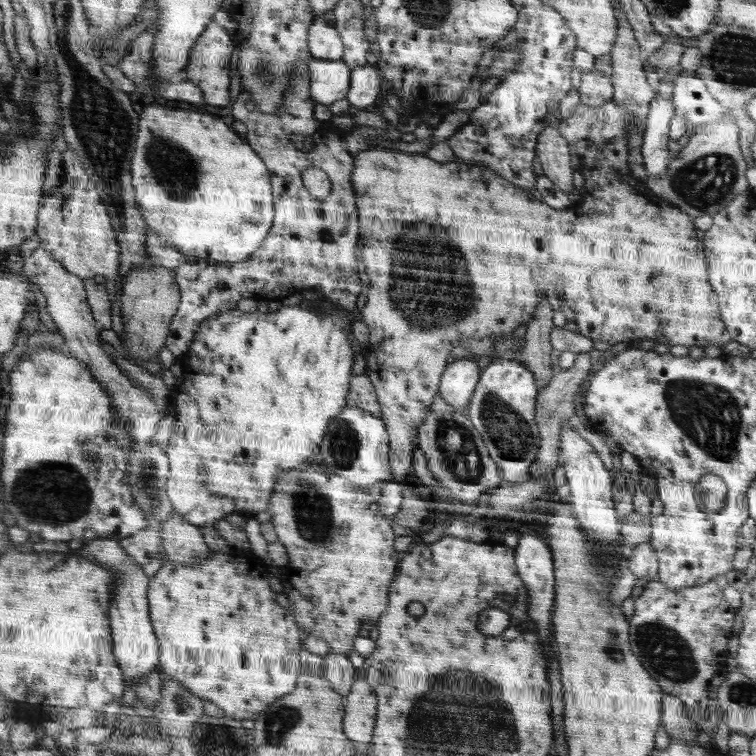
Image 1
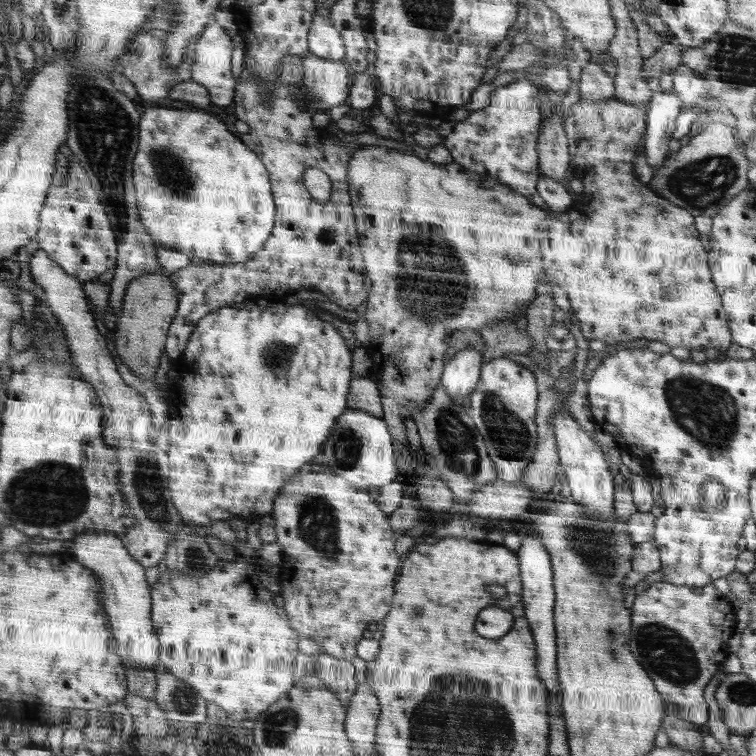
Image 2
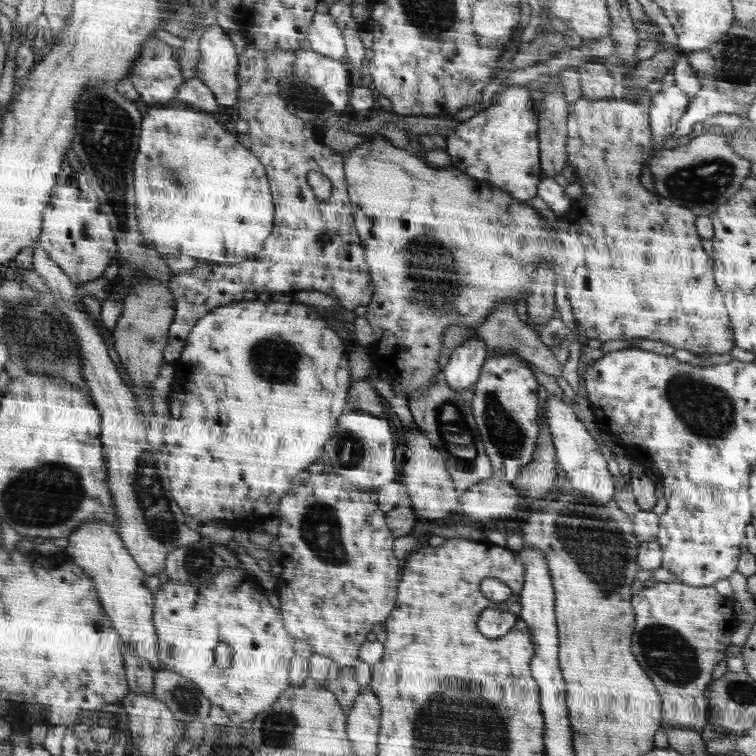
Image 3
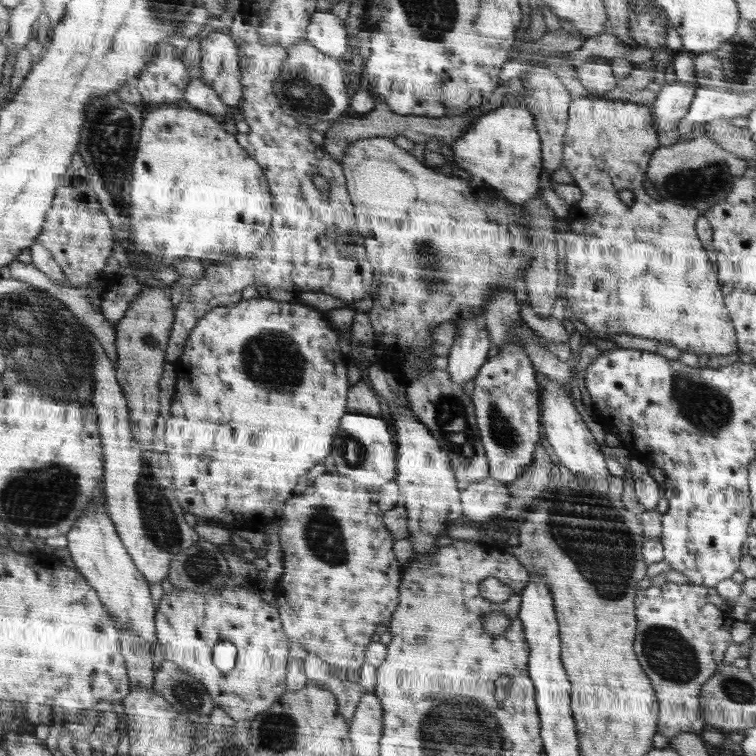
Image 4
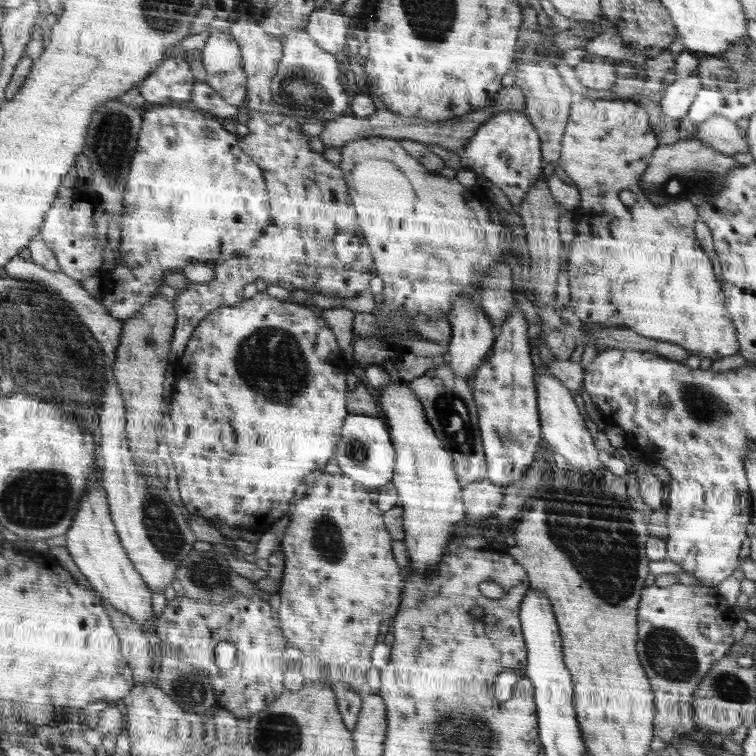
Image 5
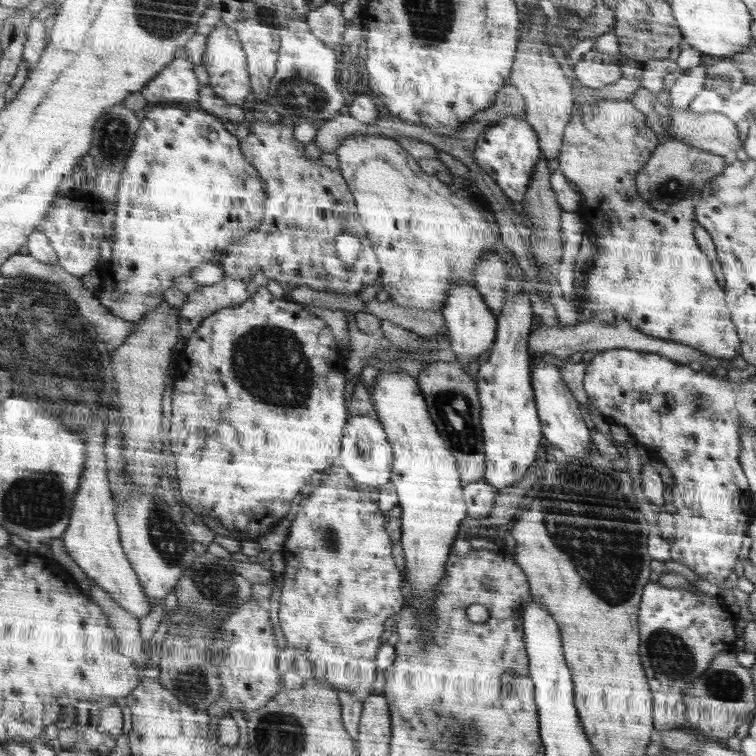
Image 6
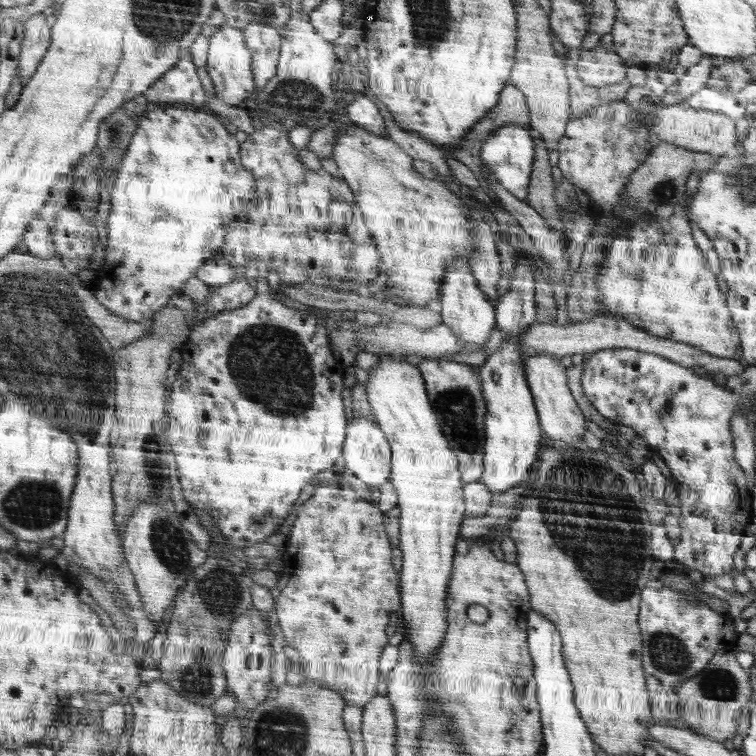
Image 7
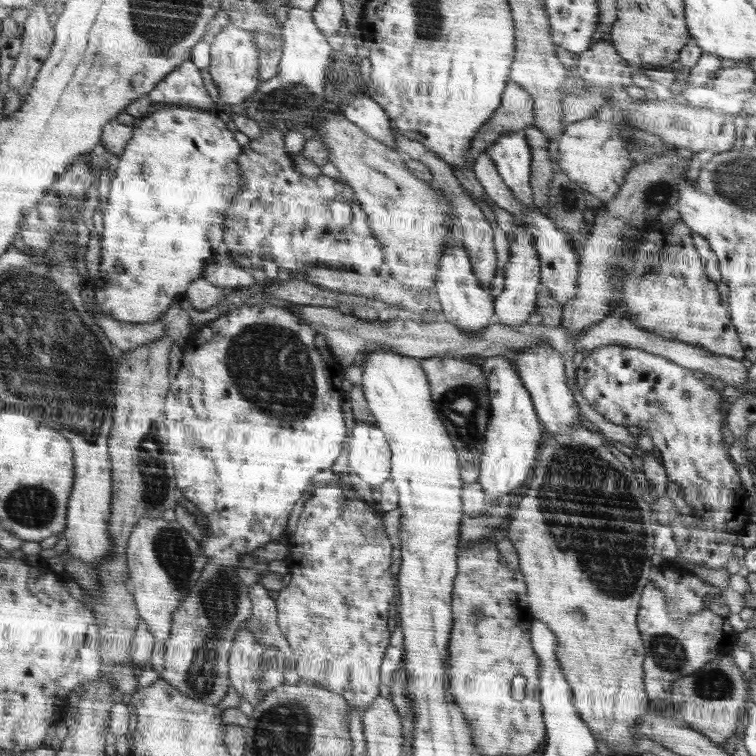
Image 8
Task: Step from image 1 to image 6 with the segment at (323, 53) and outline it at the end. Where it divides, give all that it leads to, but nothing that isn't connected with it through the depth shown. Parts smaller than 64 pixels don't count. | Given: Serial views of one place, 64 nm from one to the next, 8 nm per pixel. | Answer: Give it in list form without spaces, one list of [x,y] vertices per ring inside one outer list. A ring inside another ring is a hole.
[[[328,1],[324,6],[316,8],[307,18],[313,34],[332,49],[342,43],[346,26],[350,24],[348,20],[344,20],[344,16],[340,14],[340,8],[336,6],[338,5]]]

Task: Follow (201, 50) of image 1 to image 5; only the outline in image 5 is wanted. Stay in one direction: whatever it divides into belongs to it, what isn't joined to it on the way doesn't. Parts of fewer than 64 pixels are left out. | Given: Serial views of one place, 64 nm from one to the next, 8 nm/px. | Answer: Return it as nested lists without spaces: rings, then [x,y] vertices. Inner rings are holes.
[[[218,25],[211,29],[206,39],[202,64],[206,69],[205,84],[214,89],[224,102],[234,106],[244,102],[247,89],[244,56],[228,32],[218,31]]]

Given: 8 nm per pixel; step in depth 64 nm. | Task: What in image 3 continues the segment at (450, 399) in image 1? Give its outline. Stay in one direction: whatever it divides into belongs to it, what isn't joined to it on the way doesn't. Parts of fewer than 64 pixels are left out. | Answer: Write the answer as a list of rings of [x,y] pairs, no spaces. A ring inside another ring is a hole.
[[[472,327],[472,329],[474,329],[474,336],[466,338],[458,348],[453,349],[453,352],[449,356],[448,363],[446,364],[446,368],[442,371],[450,388],[457,392],[468,389],[469,386],[472,386],[472,384],[478,381],[478,378],[481,376],[482,364],[484,364],[484,360],[486,360],[484,340],[476,334],[475,327]]]

